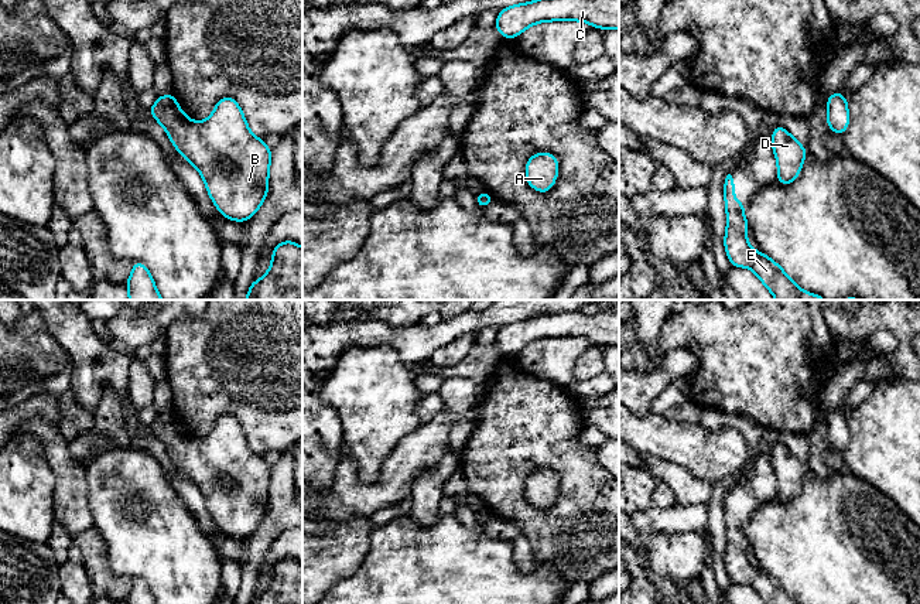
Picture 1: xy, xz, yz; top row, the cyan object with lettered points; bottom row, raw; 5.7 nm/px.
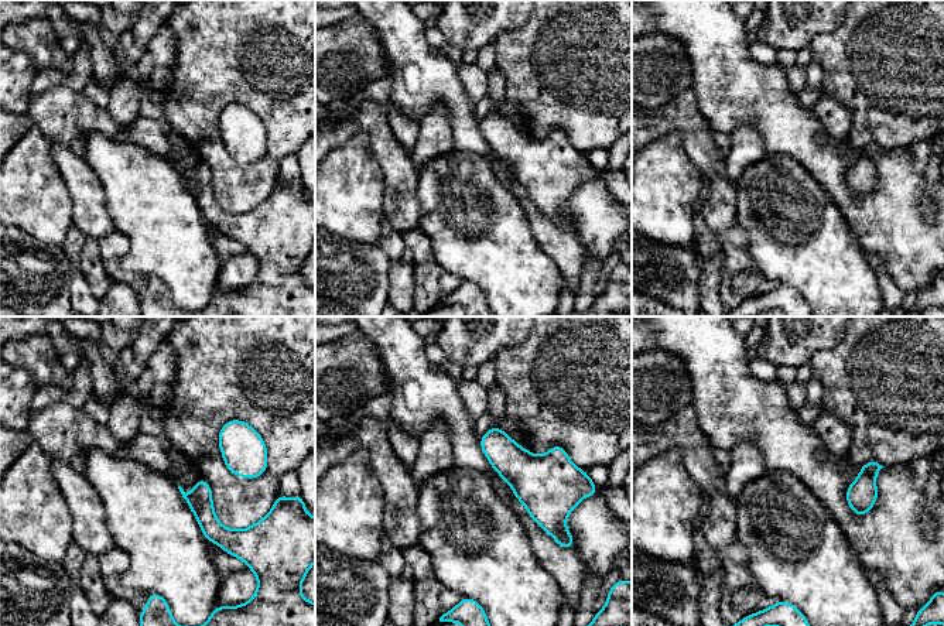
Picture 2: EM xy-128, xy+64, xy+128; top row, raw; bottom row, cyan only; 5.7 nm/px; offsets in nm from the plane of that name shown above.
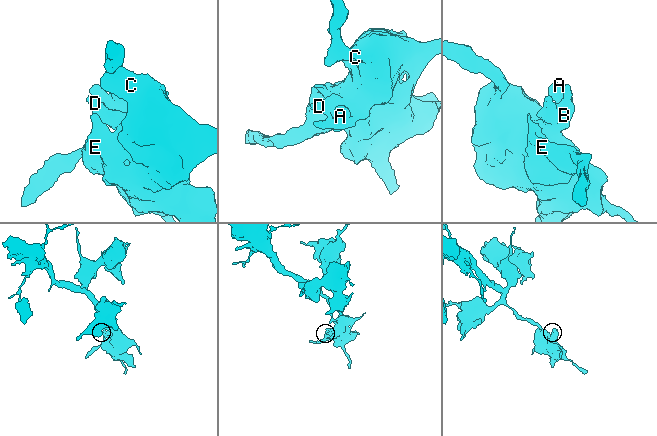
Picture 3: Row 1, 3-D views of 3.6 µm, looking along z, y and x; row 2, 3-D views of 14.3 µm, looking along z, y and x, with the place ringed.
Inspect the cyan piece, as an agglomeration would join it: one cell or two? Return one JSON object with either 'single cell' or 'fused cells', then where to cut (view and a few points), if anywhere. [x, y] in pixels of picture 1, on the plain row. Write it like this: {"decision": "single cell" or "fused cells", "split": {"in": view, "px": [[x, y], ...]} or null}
{"decision": "single cell", "split": null}

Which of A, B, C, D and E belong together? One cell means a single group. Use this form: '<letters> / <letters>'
A B C D E

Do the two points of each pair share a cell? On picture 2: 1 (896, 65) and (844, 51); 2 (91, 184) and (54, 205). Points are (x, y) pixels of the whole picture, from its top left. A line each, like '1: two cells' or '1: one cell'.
1: one cell
2: two cells

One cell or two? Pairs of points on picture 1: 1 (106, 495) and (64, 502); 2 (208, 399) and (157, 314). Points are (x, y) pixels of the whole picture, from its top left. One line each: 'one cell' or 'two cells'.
1: two cells
2: two cells

